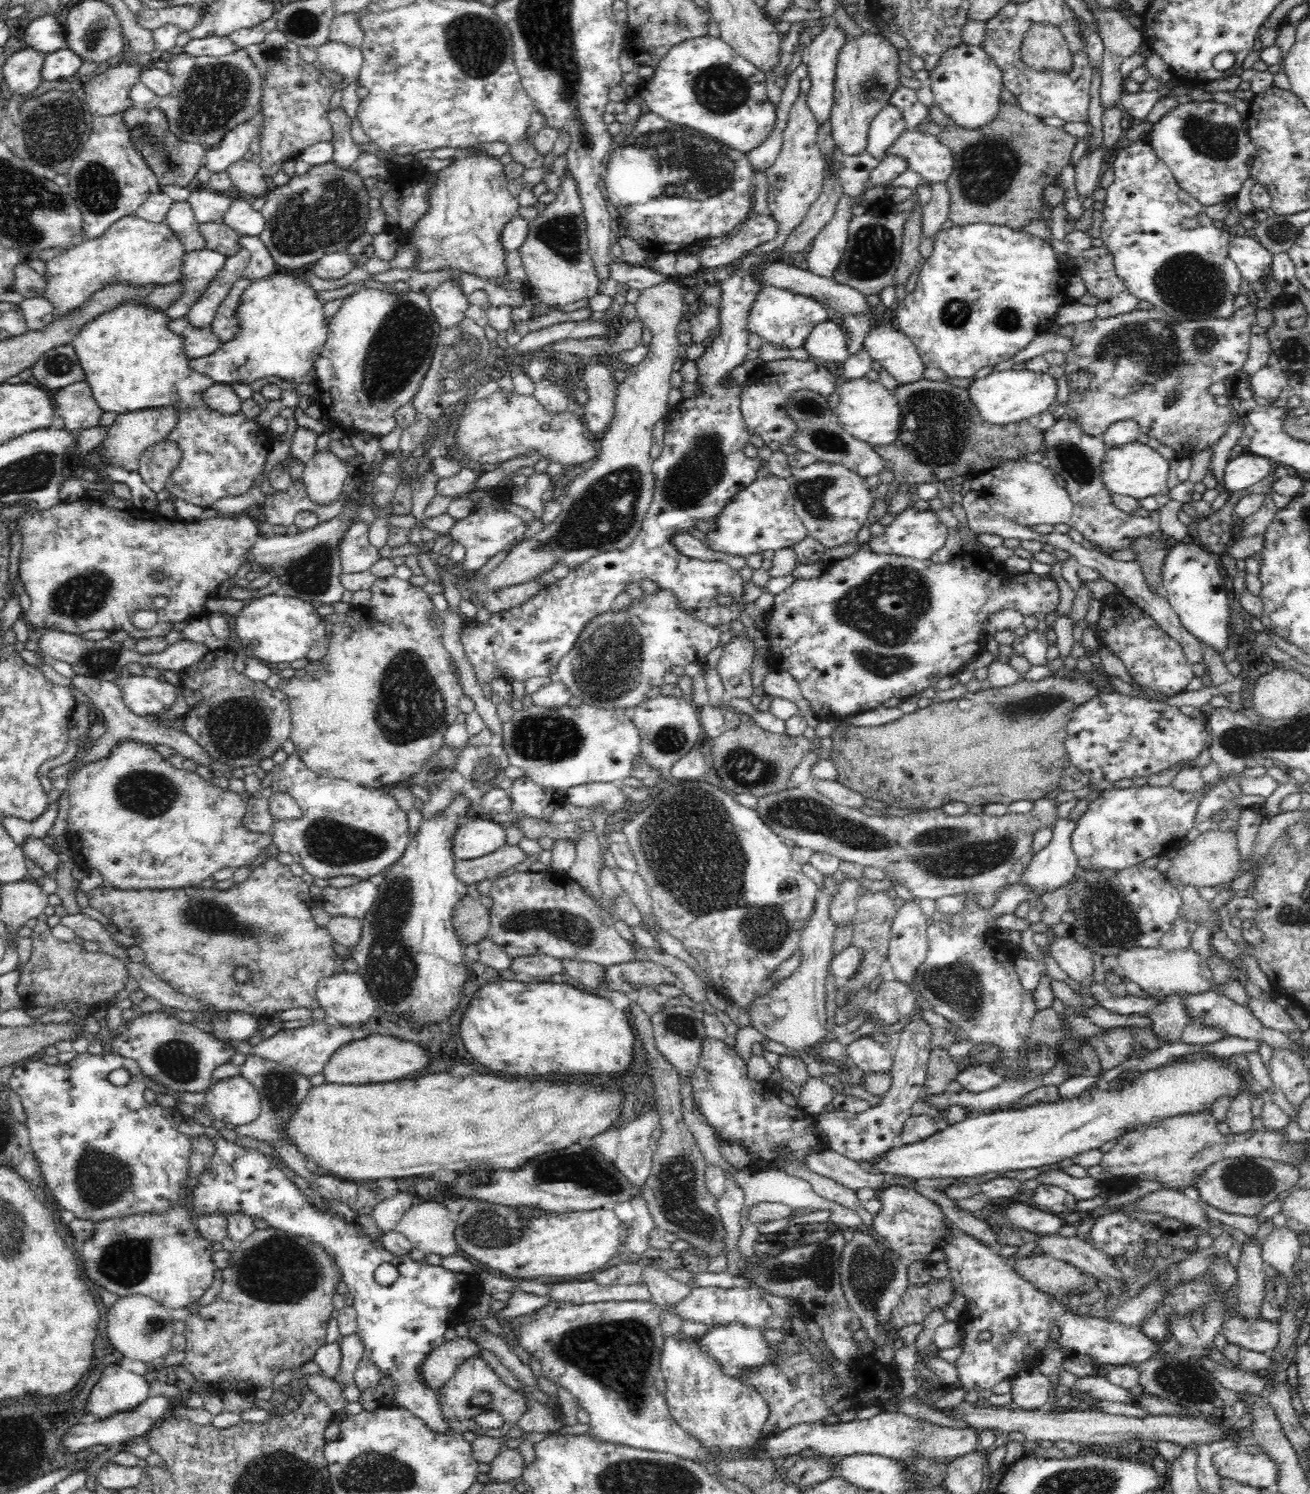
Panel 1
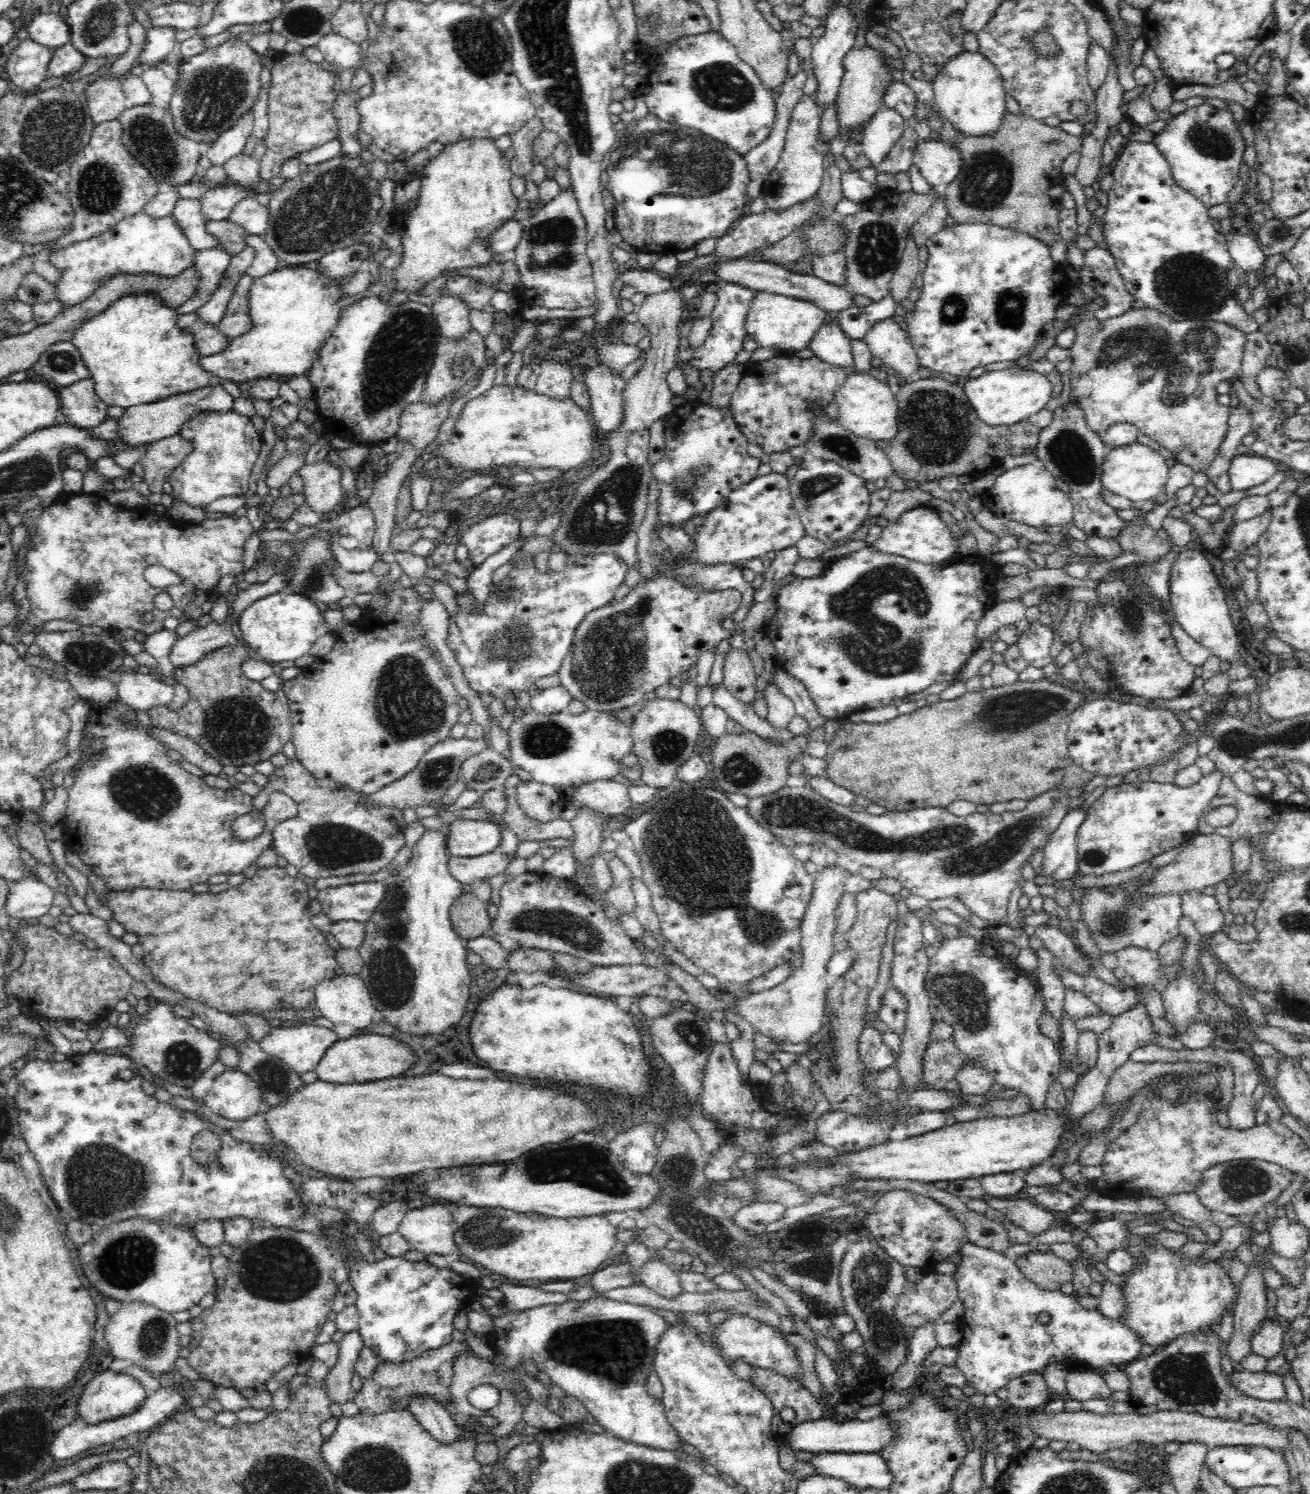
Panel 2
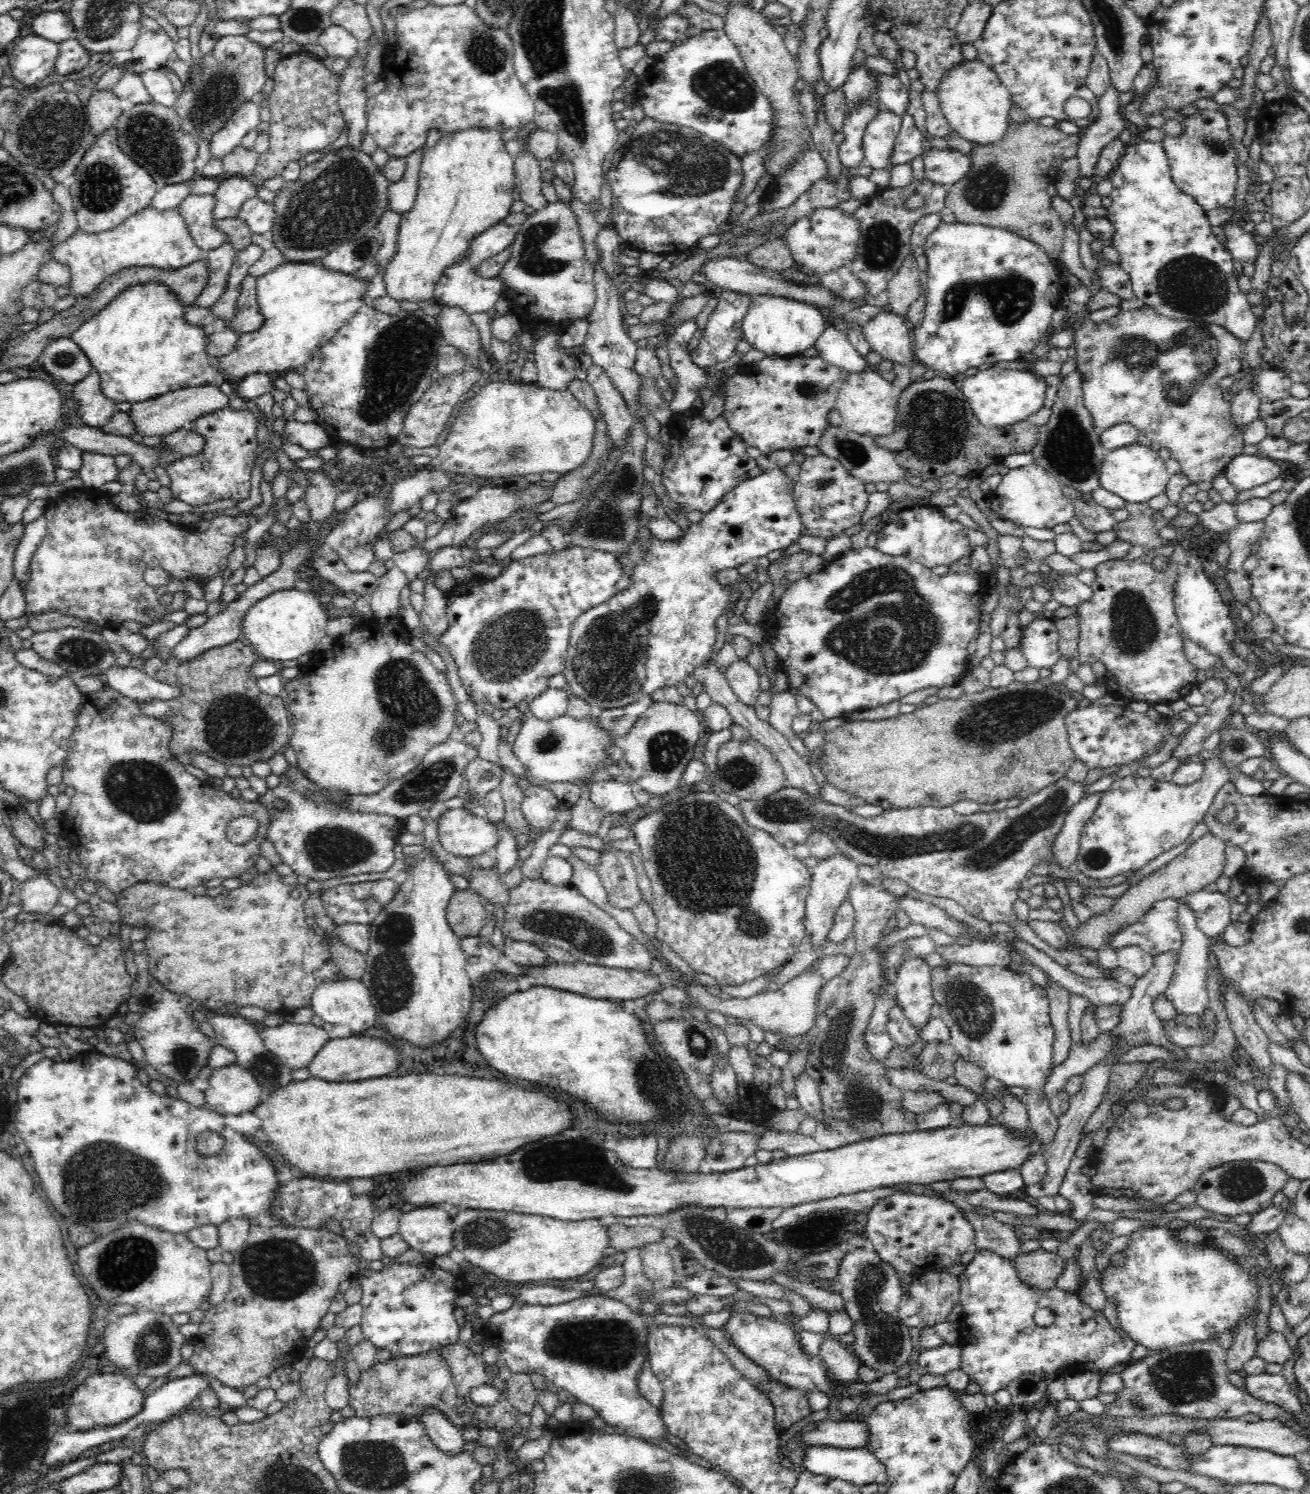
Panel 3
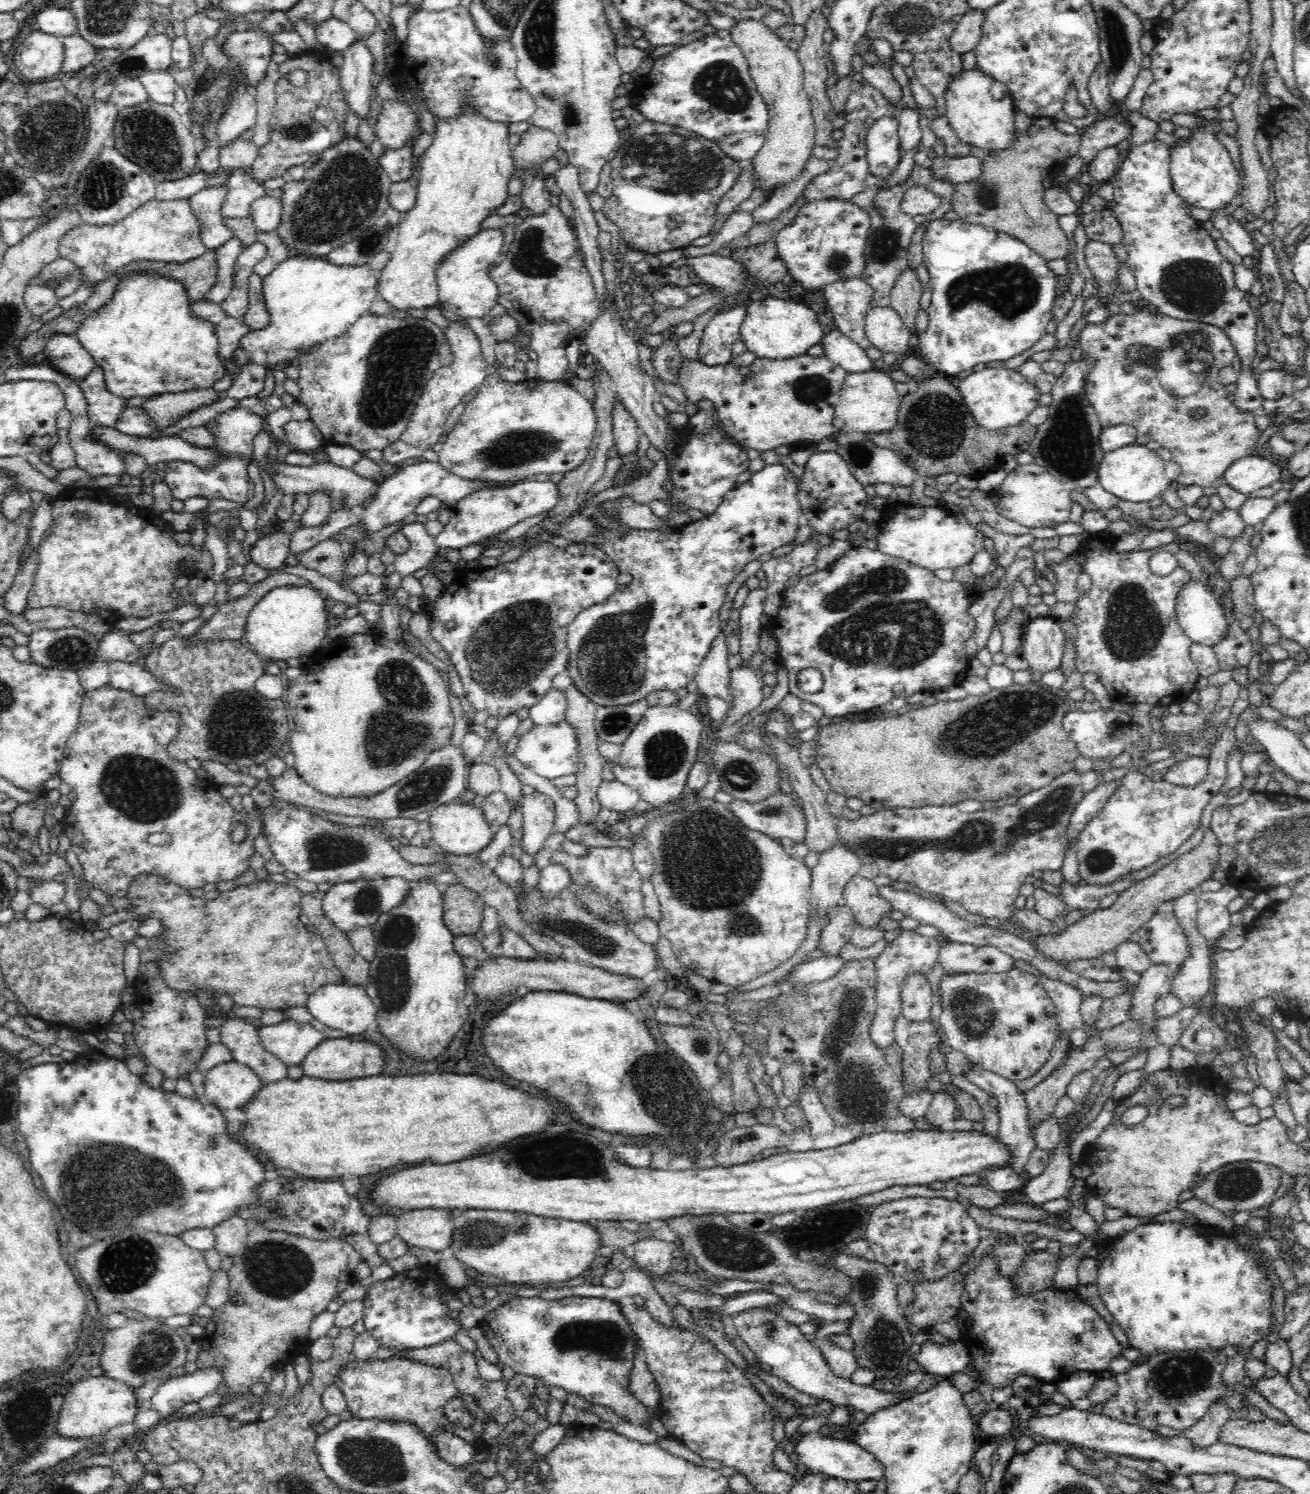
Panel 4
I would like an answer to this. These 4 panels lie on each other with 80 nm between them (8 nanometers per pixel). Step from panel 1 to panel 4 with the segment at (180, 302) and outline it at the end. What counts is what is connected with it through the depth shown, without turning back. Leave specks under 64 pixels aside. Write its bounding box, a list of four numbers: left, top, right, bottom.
[204,237,245,303]

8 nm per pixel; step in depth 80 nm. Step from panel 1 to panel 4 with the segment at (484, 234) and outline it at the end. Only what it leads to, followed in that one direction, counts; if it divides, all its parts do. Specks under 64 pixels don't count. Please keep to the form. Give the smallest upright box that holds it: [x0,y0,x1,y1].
[379,110,513,313]

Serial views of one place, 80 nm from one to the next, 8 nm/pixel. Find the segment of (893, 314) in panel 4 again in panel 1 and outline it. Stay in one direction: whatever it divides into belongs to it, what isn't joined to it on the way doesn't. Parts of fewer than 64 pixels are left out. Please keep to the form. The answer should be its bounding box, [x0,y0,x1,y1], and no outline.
[863,323,926,385]

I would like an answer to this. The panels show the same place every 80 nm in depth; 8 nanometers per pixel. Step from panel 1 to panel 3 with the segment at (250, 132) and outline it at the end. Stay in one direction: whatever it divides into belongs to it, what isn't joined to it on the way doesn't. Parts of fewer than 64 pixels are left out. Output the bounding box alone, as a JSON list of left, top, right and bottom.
[209,100,260,158]

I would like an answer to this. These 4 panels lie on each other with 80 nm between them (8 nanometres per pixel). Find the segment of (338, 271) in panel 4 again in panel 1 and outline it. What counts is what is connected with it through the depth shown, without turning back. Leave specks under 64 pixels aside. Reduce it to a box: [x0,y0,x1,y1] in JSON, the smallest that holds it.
[191,273,329,385]

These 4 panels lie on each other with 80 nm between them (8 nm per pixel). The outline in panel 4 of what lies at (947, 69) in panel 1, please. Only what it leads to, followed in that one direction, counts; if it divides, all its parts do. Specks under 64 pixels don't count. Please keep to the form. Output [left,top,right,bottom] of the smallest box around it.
[942,68,1017,151]

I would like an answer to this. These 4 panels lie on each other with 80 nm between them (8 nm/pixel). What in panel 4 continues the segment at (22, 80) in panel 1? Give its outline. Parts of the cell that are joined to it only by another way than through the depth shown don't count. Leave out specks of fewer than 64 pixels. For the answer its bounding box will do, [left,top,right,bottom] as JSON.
[13,27,64,83]

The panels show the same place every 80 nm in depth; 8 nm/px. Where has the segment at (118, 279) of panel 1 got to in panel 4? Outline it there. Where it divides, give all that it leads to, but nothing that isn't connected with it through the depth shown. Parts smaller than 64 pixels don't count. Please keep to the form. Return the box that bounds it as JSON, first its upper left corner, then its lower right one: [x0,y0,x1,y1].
[59,199,207,285]

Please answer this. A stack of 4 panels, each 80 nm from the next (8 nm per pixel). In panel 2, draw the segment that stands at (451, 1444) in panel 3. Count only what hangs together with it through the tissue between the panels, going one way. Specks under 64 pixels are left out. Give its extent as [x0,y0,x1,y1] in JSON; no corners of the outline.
[409,1396,460,1444]

